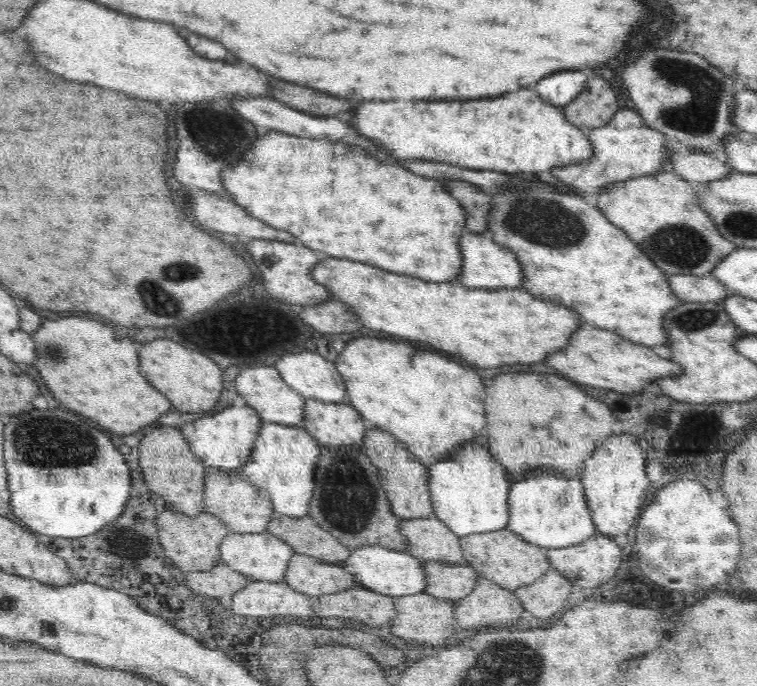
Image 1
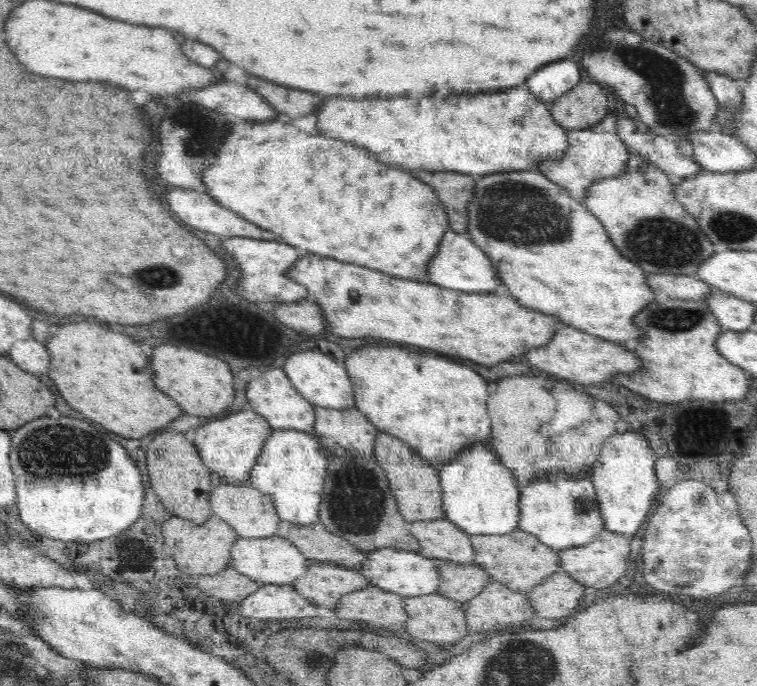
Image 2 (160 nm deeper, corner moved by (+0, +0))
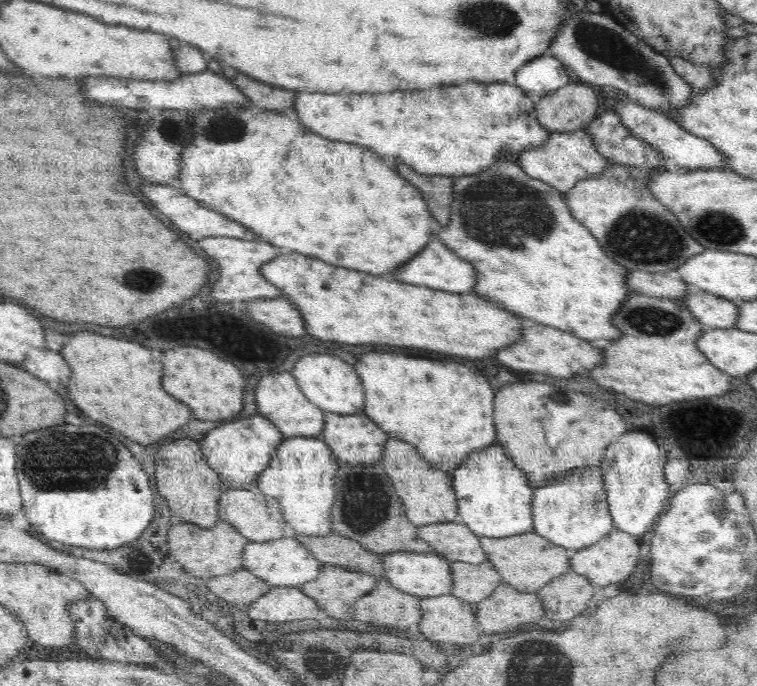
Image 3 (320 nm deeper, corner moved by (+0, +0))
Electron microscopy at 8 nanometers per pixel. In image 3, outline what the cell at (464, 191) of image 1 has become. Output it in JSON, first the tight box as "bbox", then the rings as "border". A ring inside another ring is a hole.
{"bbox":[396,163,454,227],"border":[[[397,163],[396,171],[419,189],[428,212],[437,227],[446,226],[450,218],[450,203],[453,199],[454,177],[442,175],[421,175],[406,164]]]}

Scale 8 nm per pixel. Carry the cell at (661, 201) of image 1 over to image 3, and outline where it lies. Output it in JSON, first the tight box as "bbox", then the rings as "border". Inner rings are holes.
{"bbox":[564,164,705,273],"border":[[[610,164],[603,173],[576,183],[564,194],[565,203],[572,216],[581,222],[596,240],[600,240],[600,246],[604,248],[606,256],[616,260],[616,264],[630,271],[654,273],[674,271],[691,256],[703,253],[705,250],[700,244],[696,244],[696,240],[685,231],[685,228],[682,228],[681,223],[668,207],[652,196],[647,187],[650,179],[651,174],[642,168]]]}

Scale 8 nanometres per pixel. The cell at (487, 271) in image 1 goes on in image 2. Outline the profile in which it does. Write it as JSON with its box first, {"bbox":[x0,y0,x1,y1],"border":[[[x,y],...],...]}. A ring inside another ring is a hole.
{"bbox":[420,232,501,293],"border":[[[445,232],[444,240],[440,242],[436,254],[428,261],[425,277],[420,280],[452,291],[468,293],[488,293],[498,288],[501,282],[489,256],[486,256],[483,249],[478,248],[470,238],[467,232]]]}

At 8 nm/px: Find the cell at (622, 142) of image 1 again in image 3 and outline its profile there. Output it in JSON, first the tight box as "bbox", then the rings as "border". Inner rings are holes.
{"bbox":[516,128,610,194],"border":[[[583,128],[570,132],[551,132],[549,139],[539,147],[523,150],[516,158],[518,166],[530,177],[544,181],[565,194],[580,180],[599,175],[608,168],[610,162],[597,151],[595,140]]]}

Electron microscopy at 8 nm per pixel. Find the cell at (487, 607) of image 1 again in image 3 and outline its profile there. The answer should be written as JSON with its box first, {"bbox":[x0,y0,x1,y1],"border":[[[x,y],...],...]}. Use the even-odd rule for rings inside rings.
{"bbox":[476,584,545,635],"border":[[[500,584],[496,590],[476,603],[476,620],[485,635],[493,635],[514,630],[524,622],[537,622],[545,617],[542,599],[536,593],[514,589],[508,584]]]}

